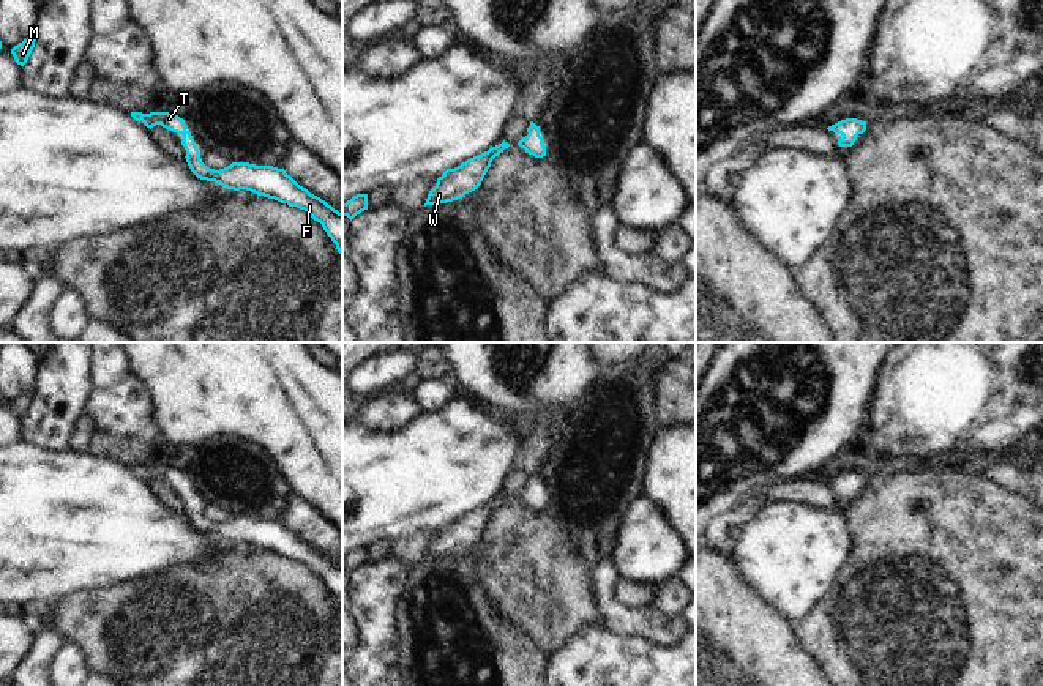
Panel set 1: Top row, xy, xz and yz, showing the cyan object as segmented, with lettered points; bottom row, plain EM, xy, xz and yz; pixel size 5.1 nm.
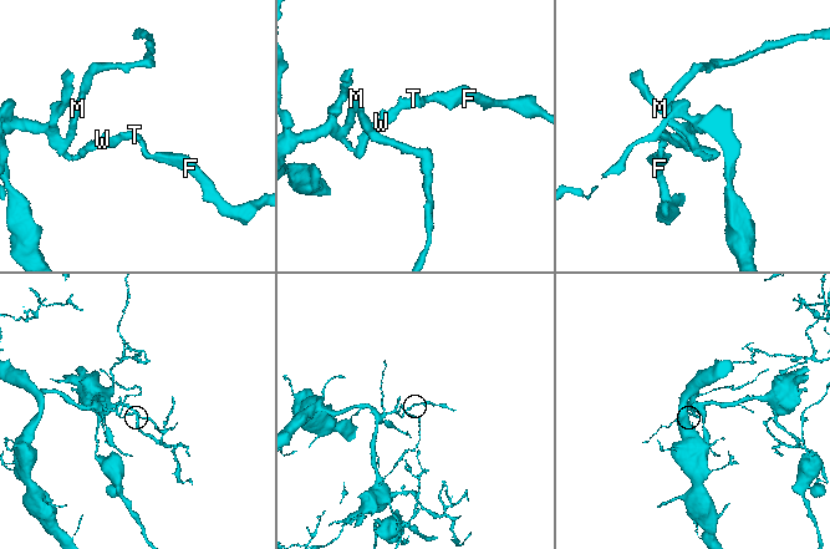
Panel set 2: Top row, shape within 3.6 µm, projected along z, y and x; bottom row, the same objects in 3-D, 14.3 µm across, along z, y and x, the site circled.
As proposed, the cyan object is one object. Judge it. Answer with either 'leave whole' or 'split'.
leave whole

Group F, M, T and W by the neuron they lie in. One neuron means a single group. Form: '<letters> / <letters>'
F M T W

